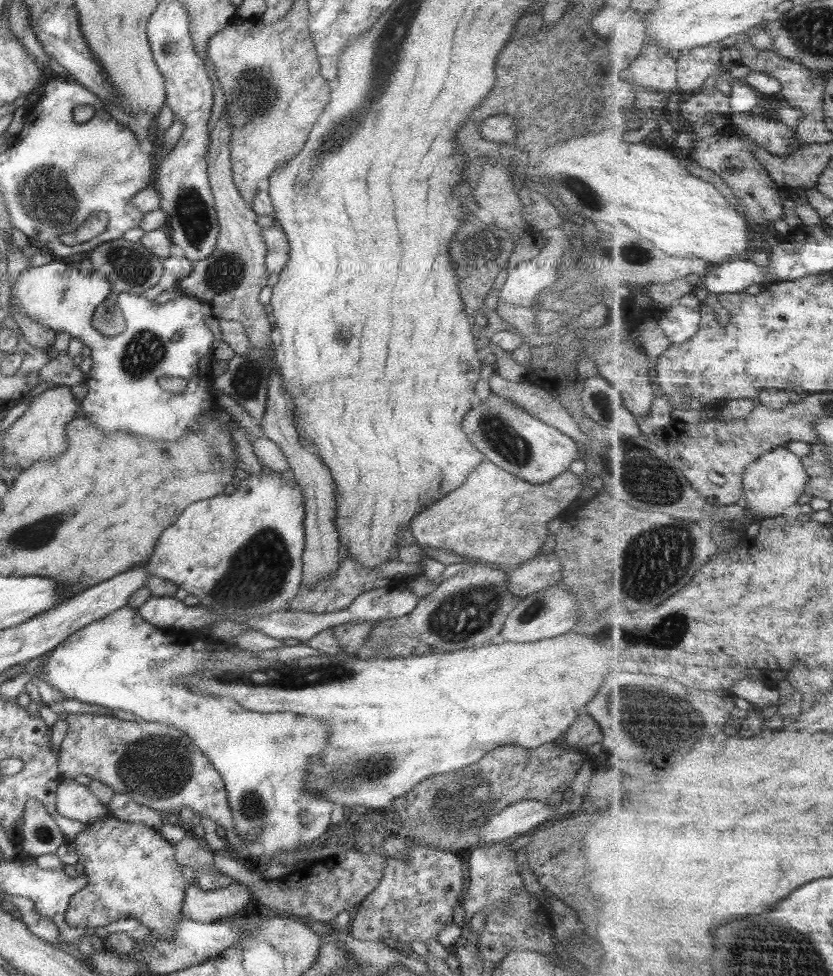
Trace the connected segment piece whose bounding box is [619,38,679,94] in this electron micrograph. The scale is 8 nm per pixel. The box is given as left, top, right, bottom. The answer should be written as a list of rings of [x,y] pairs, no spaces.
[[[649,38],[642,39],[645,50],[641,56],[625,70],[621,68],[621,82],[631,80],[656,91],[673,94],[679,88],[678,57],[673,56],[669,49],[647,40]]]

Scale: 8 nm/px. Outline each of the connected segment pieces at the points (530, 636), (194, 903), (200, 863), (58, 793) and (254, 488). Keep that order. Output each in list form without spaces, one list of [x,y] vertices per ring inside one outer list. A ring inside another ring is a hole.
[[[556,584],[519,599],[518,603],[507,613],[501,628],[501,638],[507,642],[533,642],[541,638],[553,638],[565,634],[573,628],[577,620],[577,605],[573,595],[565,586]]]
[[[231,883],[215,890],[201,890],[189,884],[184,890],[180,908],[182,918],[207,924],[225,920],[233,914],[241,914],[252,894],[242,885]]]
[[[194,836],[183,837],[173,845],[173,856],[176,863],[189,866],[194,874],[195,870],[217,870],[213,866],[214,853],[205,844]]]
[[[60,780],[55,784],[56,812],[65,819],[70,819],[81,824],[101,821],[109,816],[106,806],[101,804],[87,787],[73,780]]]
[[[271,472],[270,474],[249,474],[248,477],[242,479],[240,485],[233,492],[229,492],[229,496],[211,496],[207,500],[199,500],[195,504],[189,504],[179,518],[161,532],[158,536],[156,545],[153,546],[151,556],[144,564],[144,571],[147,577],[157,576],[174,584],[176,587],[185,590],[187,594],[195,596],[199,600],[198,606],[202,606],[216,614],[224,614],[224,616],[246,616],[246,618],[255,618],[256,616],[265,616],[270,612],[279,612],[280,610],[287,611],[288,604],[295,598],[300,587],[302,577],[302,562],[300,559],[304,545],[304,530],[302,527],[302,518],[304,508],[302,505],[301,489],[297,487],[294,479],[282,480],[281,472]]]

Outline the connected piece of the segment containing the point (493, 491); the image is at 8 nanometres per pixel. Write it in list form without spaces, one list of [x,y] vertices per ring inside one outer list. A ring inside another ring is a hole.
[[[487,459],[465,477],[463,484],[429,506],[423,506],[410,520],[413,543],[463,556],[492,568],[510,568],[534,558],[548,535],[547,522],[557,517],[587,484],[596,483],[594,474],[565,471],[549,482],[529,484]]]

